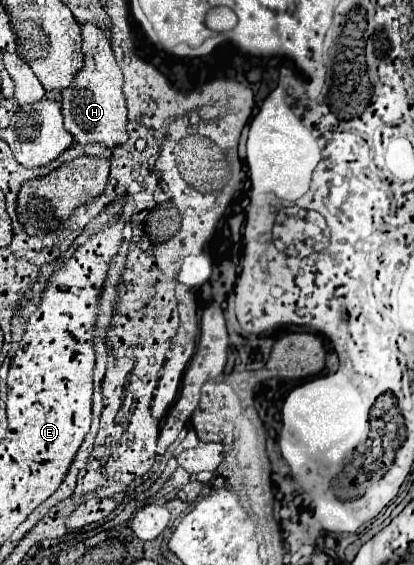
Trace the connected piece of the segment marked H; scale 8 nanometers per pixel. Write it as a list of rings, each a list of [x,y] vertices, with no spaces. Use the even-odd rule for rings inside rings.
[[[82,24],[82,54],[84,68],[76,80],[62,92],[62,116],[66,130],[74,136],[76,144],[104,144],[106,148],[120,146],[128,140],[126,98],[122,92],[124,76],[110,48],[104,32],[92,24]]]

